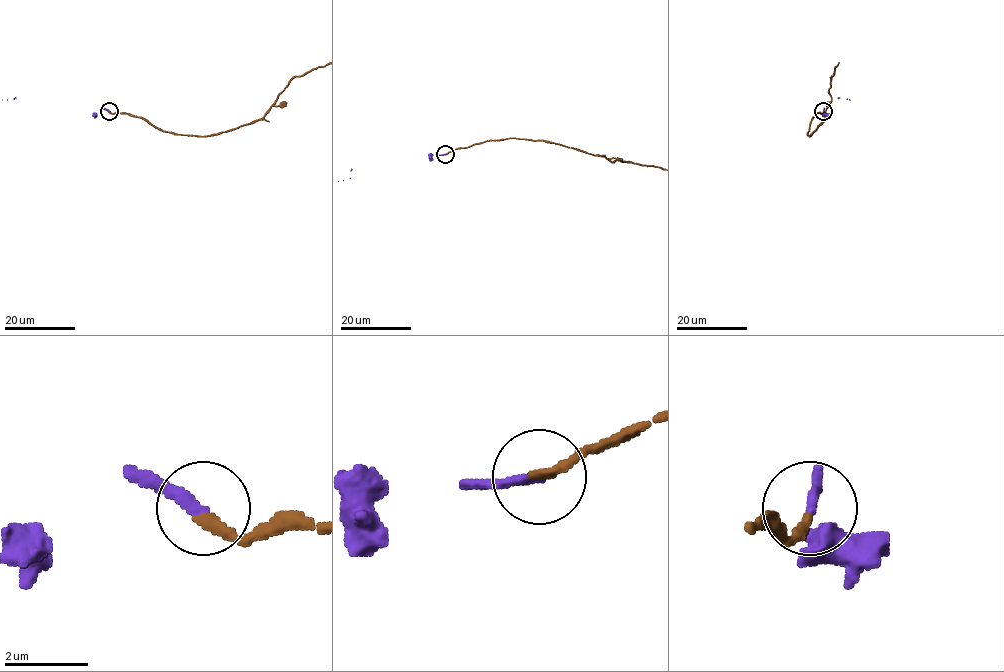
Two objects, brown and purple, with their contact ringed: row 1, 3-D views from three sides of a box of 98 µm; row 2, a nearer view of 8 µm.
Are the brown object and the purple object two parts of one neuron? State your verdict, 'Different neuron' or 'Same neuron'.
Same neuron

